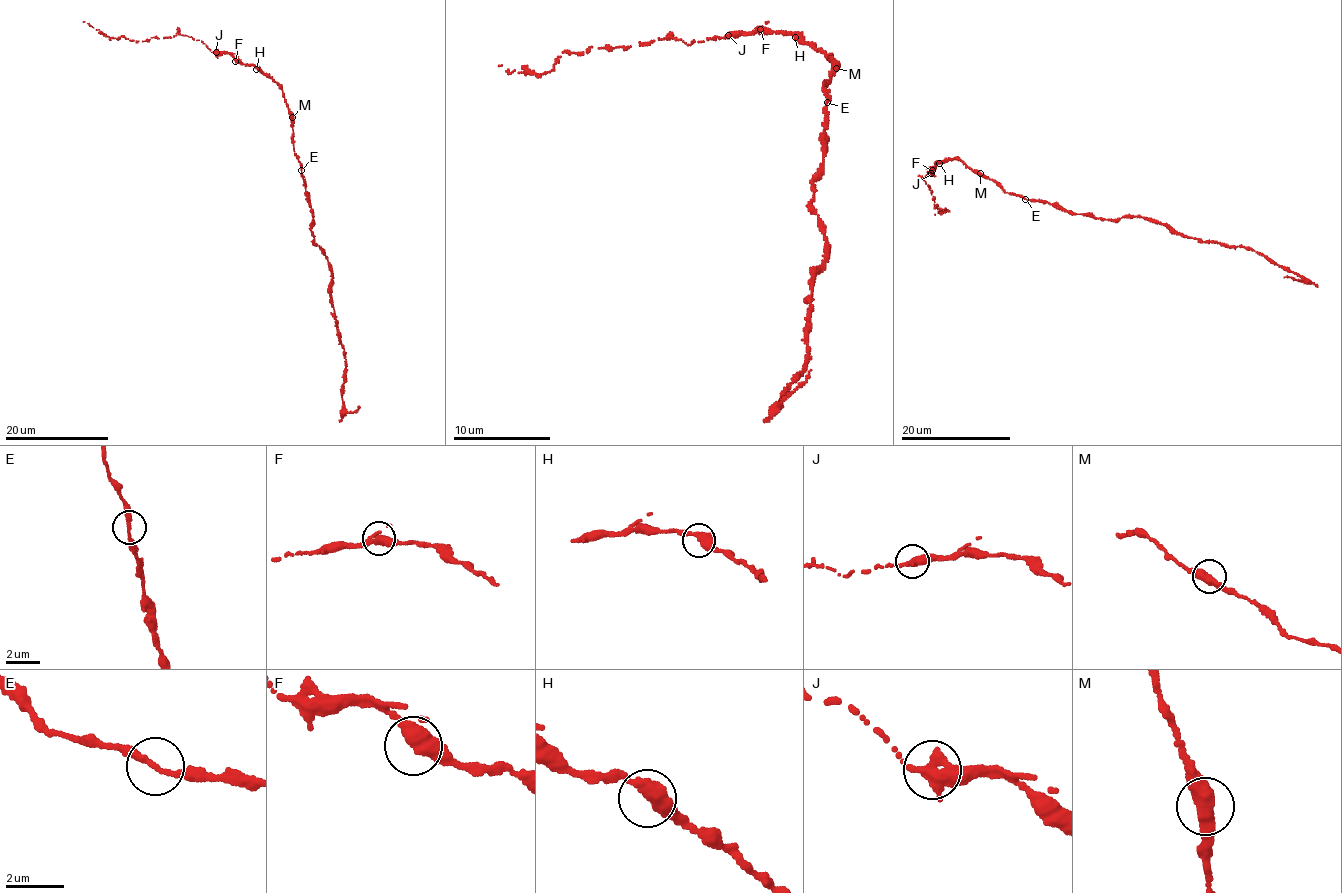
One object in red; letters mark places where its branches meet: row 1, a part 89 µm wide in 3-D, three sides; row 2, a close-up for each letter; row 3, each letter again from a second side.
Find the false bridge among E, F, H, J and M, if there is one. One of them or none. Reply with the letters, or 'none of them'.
J

